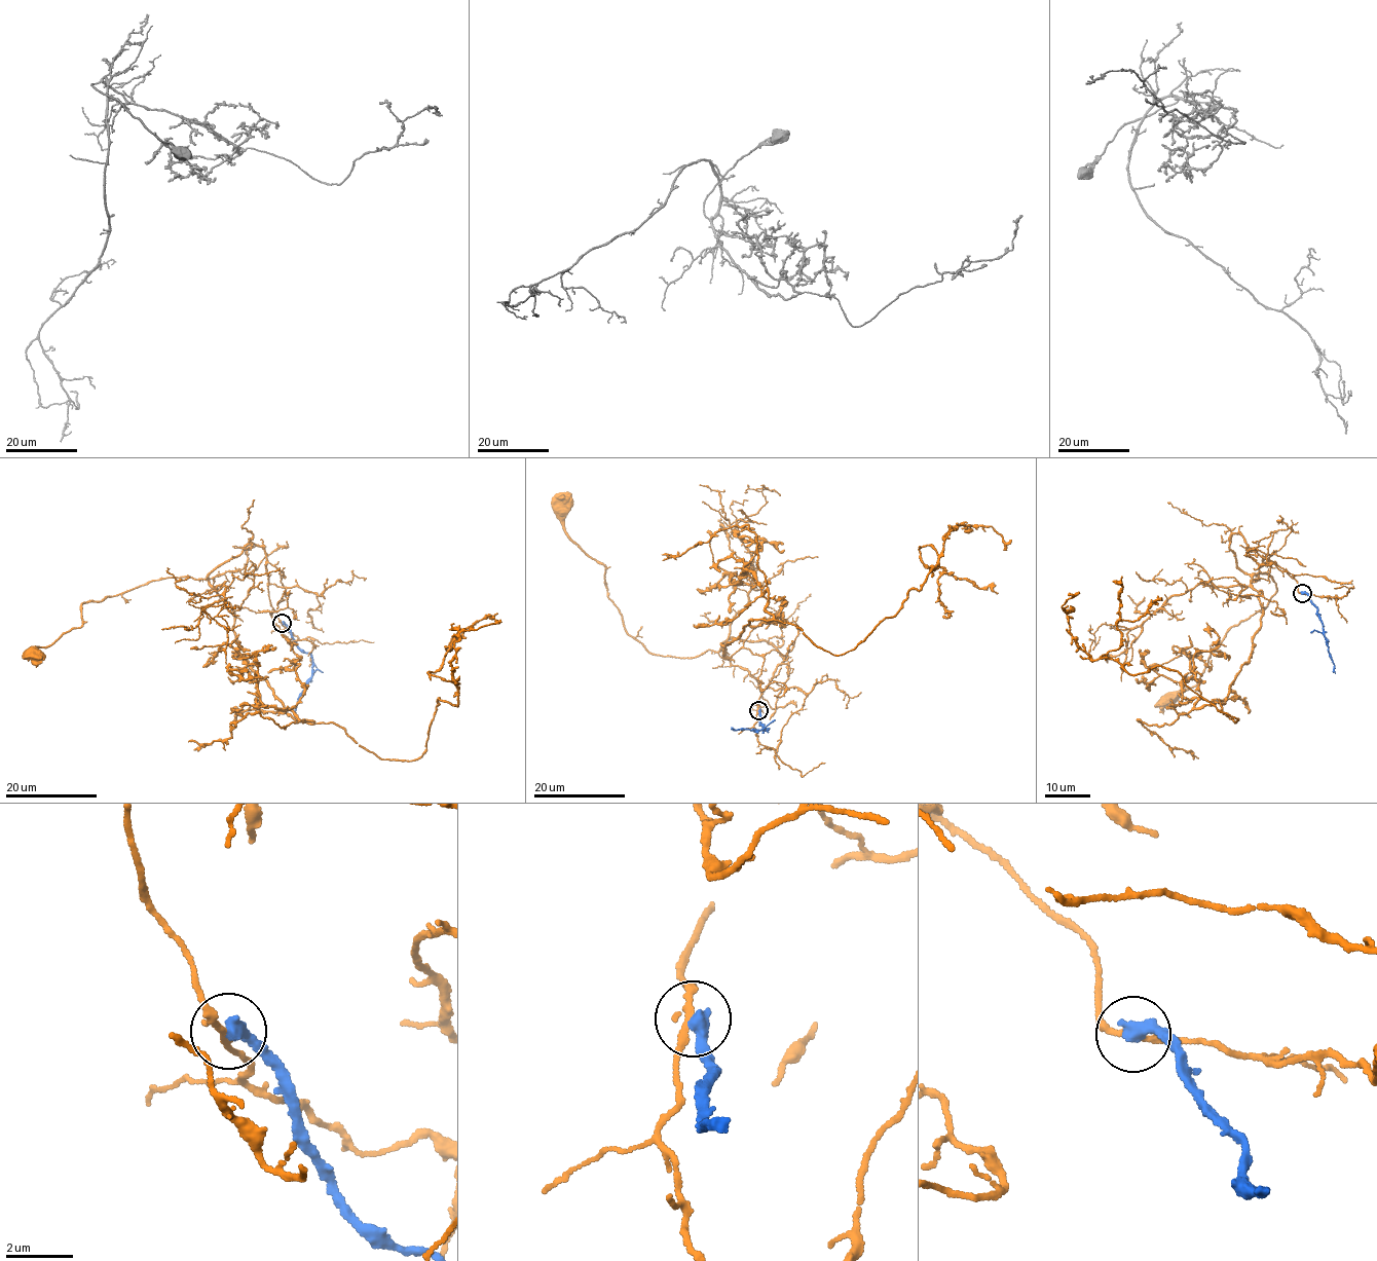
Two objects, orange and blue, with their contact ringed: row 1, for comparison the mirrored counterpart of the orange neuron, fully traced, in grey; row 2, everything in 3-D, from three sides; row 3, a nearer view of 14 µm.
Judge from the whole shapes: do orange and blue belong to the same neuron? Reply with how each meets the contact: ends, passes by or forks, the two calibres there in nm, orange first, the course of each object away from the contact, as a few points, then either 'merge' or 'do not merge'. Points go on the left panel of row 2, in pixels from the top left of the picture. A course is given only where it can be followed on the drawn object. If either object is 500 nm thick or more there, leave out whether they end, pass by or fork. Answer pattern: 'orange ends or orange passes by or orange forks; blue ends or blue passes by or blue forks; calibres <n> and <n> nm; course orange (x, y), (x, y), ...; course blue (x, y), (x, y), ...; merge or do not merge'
orange passes by; blue ends; calibres 190 and 440 nm; course orange (282, 623), (268, 594), (264, 551), (251, 544), (205, 579), (160, 579), (82, 602), (82, 625), (31, 653); course blue (282, 623), (290, 630), (297, 646), (311, 655), (311, 678), (300, 695), (296, 712); do not merge

